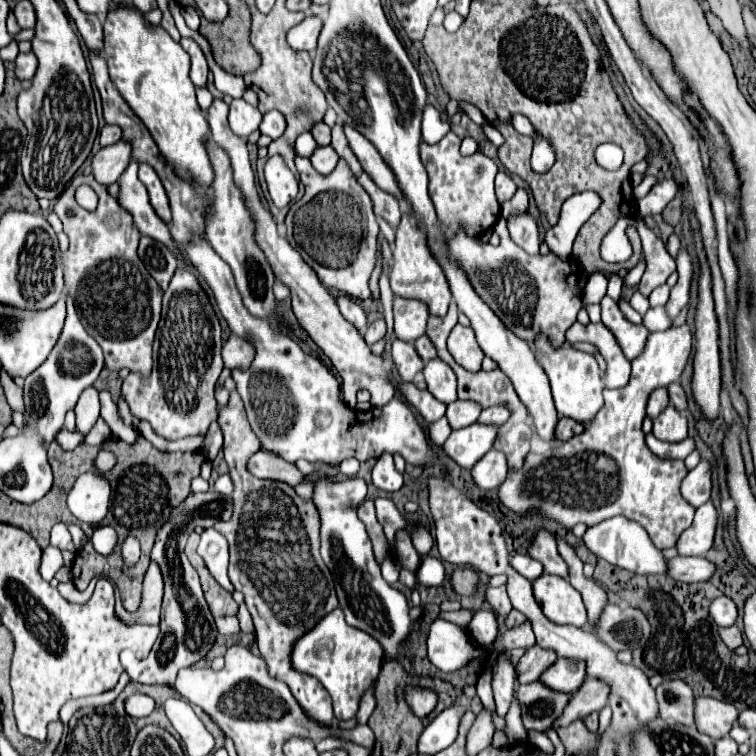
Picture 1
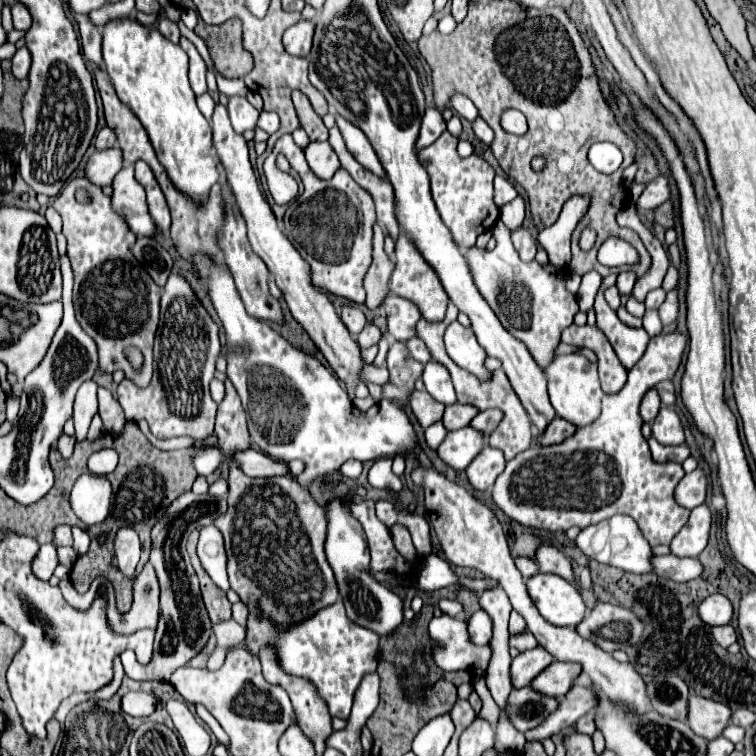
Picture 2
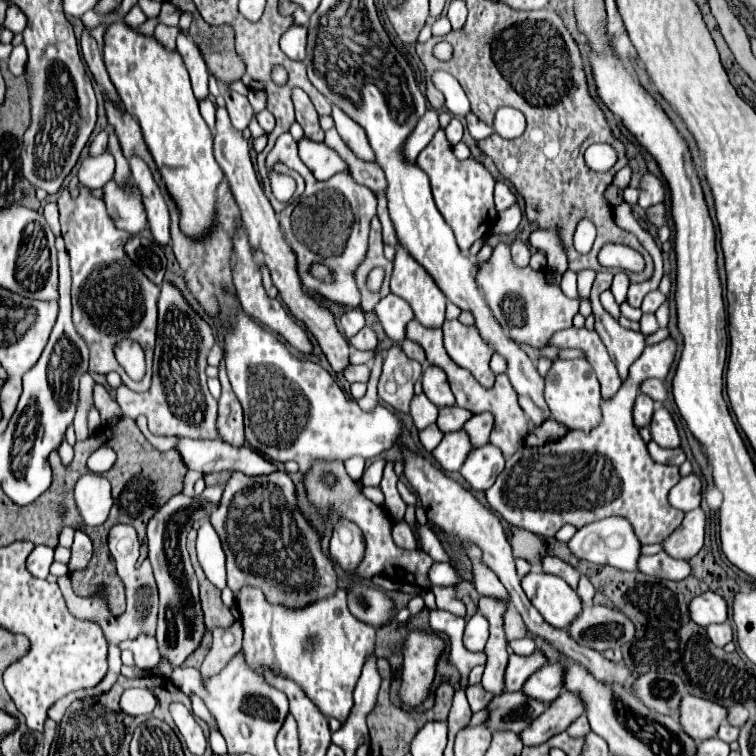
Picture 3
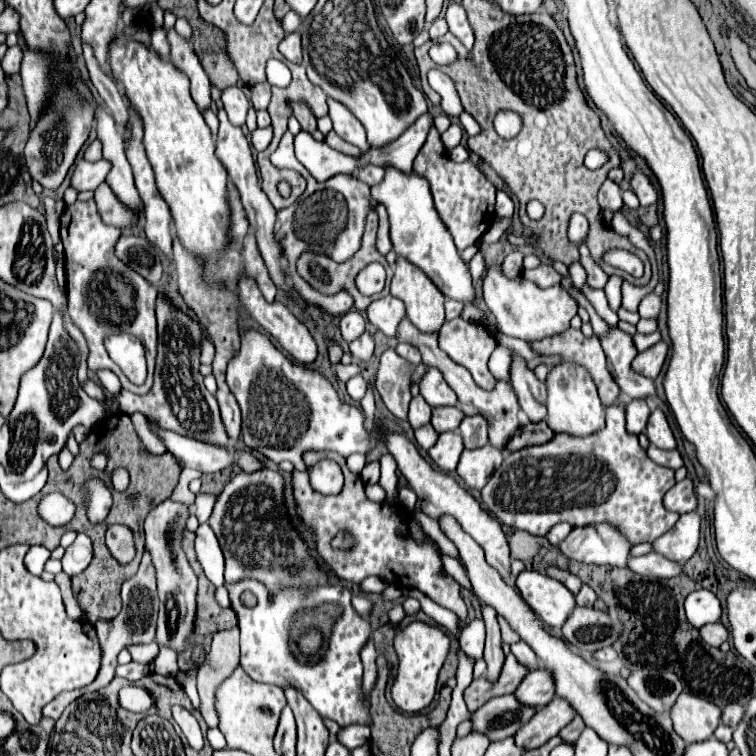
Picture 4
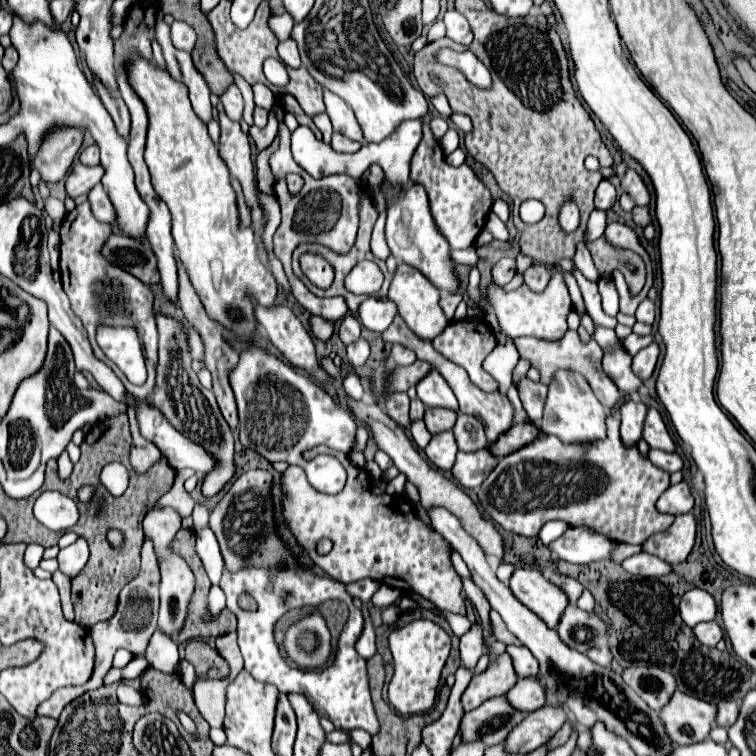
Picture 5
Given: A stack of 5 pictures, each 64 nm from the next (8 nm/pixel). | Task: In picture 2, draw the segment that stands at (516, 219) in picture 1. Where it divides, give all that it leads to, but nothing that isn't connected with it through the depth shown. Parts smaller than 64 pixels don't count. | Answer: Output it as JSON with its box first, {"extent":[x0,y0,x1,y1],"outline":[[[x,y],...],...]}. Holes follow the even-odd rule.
{"extent":[512,226,538,260],"outline":[[[518,226],[516,230],[512,230],[512,242],[514,242],[516,250],[520,252],[522,260],[534,260],[536,250],[538,250],[538,242],[526,226]]]}

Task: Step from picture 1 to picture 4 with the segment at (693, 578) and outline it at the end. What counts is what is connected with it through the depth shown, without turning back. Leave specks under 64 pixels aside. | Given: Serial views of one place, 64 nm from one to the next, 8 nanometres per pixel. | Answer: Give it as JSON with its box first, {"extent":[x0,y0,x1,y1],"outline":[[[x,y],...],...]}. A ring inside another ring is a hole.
{"extent":[628,552,682,578],"outline":[[[658,552],[632,558],[628,562],[628,568],[640,576],[654,576],[654,578],[676,578],[682,574],[682,566],[678,562],[672,562]]]}

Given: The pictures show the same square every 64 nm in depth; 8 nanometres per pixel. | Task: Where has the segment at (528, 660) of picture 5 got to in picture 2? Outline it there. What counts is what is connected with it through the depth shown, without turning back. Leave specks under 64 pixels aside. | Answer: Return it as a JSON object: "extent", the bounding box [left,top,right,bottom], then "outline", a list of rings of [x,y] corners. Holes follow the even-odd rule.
{"extent":[510,630,538,652],"outline":[[[524,630],[524,632],[520,632],[518,636],[516,636],[516,634],[512,634],[512,636],[510,636],[510,646],[516,646],[520,652],[524,652],[524,650],[536,648],[538,644],[536,644],[536,638],[532,636],[532,632]]]}

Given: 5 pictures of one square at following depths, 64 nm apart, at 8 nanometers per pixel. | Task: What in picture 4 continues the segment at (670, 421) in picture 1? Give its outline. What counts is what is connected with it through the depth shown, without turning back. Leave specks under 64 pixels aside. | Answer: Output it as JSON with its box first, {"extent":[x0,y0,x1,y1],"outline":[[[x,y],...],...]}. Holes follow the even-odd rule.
{"extent":[646,408,676,450],"outline":[[[656,408],[654,414],[650,414],[646,434],[650,438],[650,444],[654,444],[658,448],[664,448],[664,450],[676,448],[676,438],[674,438],[674,432],[670,428],[670,422],[660,408]]]}

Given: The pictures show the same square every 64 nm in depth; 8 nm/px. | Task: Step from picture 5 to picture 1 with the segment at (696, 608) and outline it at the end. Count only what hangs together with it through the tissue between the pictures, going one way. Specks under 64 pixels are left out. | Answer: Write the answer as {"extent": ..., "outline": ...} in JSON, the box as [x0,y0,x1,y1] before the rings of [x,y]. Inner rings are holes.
{"extent":[710,596,738,626],"outline":[[[720,596],[710,606],[710,616],[718,626],[734,626],[738,618],[738,608],[728,596]]]}

